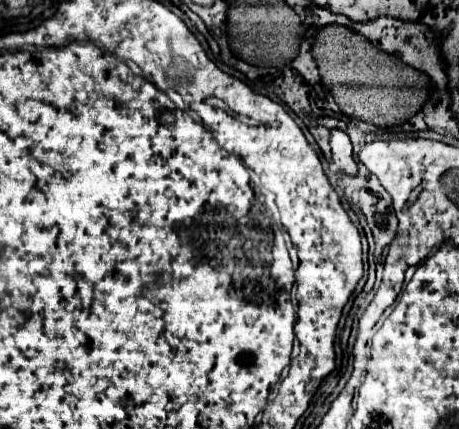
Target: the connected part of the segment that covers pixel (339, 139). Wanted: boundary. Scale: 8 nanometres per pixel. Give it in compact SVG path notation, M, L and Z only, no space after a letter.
M339 128L331 130L331 150L333 150L333 164L335 164L337 172L345 172L351 176L357 174L357 162L353 160L351 140Z

